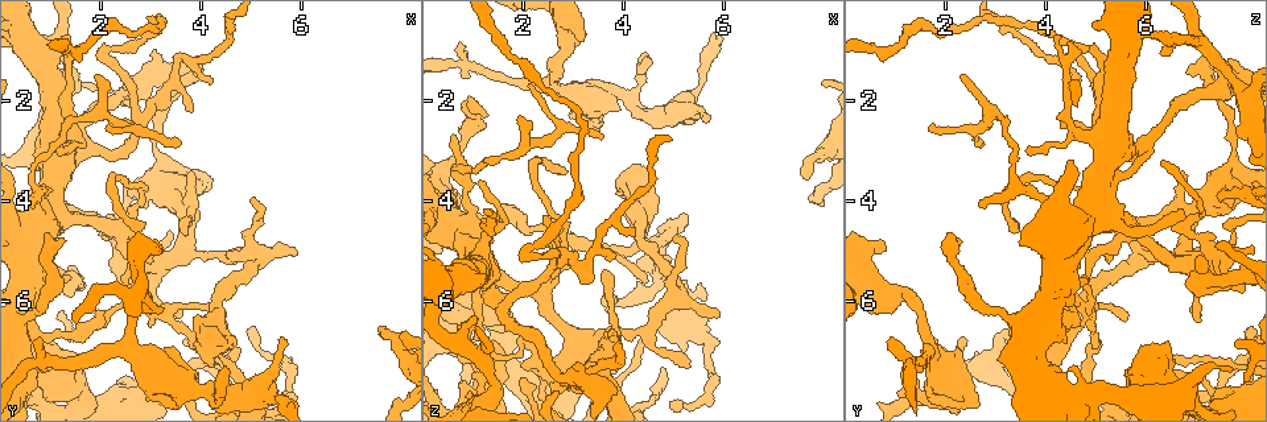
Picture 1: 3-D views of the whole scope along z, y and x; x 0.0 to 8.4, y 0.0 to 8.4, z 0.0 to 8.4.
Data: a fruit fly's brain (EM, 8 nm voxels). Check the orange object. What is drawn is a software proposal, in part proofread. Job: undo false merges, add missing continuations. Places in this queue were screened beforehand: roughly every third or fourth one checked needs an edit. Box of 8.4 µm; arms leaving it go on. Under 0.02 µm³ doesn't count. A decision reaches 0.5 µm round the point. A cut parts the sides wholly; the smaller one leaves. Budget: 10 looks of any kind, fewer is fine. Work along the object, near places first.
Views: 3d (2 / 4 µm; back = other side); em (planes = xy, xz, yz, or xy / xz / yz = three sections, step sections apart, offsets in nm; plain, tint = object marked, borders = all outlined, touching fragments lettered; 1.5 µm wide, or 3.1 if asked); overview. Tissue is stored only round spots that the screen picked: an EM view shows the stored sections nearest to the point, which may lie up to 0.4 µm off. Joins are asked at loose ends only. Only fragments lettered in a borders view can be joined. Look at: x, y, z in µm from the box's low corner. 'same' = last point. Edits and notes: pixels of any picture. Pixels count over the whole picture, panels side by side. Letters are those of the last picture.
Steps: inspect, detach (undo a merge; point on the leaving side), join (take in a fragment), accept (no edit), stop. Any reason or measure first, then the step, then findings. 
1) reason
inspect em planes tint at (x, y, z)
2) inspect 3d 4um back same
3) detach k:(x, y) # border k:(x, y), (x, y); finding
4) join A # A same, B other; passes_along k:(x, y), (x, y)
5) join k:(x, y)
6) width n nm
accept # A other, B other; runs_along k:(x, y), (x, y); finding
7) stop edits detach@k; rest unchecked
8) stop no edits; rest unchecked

stops while still wide
inspect 3d 2um at (4.30, 6.50, 3.35)

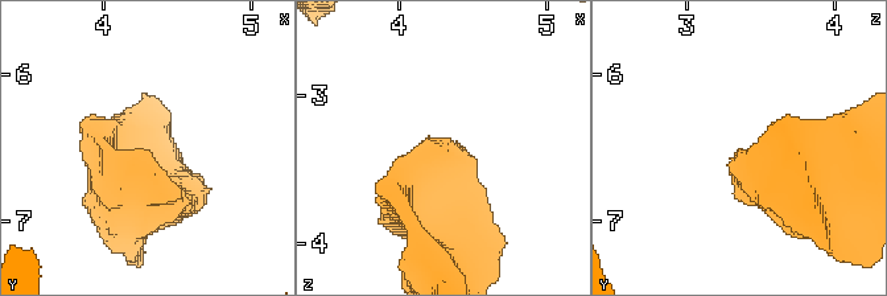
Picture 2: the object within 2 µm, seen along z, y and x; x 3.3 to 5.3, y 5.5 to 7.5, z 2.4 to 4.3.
now the EM
inspect em planes tint at (4.24, 6.50, 3.34)

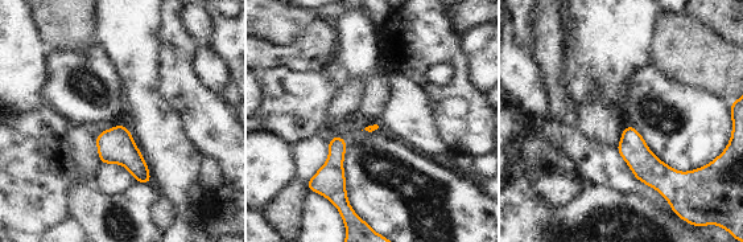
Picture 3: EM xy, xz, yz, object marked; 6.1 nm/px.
see the neighbours
inspect em planes borders same

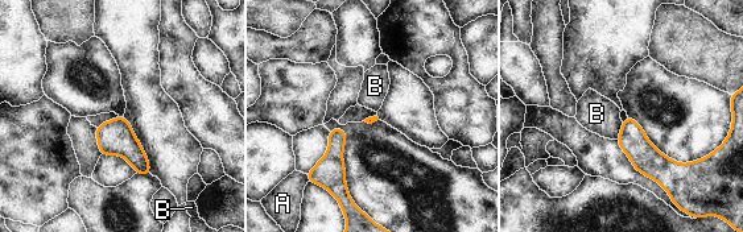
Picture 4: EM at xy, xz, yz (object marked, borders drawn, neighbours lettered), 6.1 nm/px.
accept # A other, B other; border 4:(622, 121), (622, 128), (615, 139); no lettered fragment goes on from it

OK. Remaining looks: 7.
branch point
inspect em xz step 8 tint at (3.25, 6.20, 4.90)

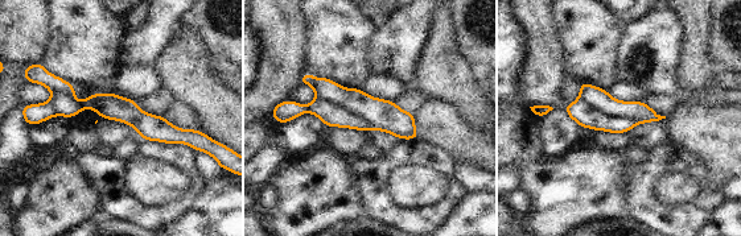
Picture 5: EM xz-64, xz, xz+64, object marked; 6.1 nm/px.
inspect em planes borders same

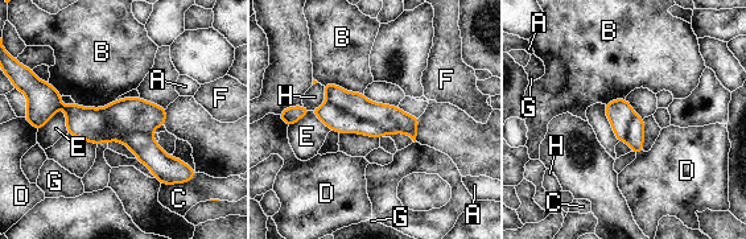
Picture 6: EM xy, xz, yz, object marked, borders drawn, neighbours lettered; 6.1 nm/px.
detach 6:(336, 119) # A other, B other, C other, D other, E other, F other, G other, H other; part_leaving 6:(317, 111), (342, 123), (379, 134); a second cell is stuck on

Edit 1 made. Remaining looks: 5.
stop edits detach@6; rest unchecked

